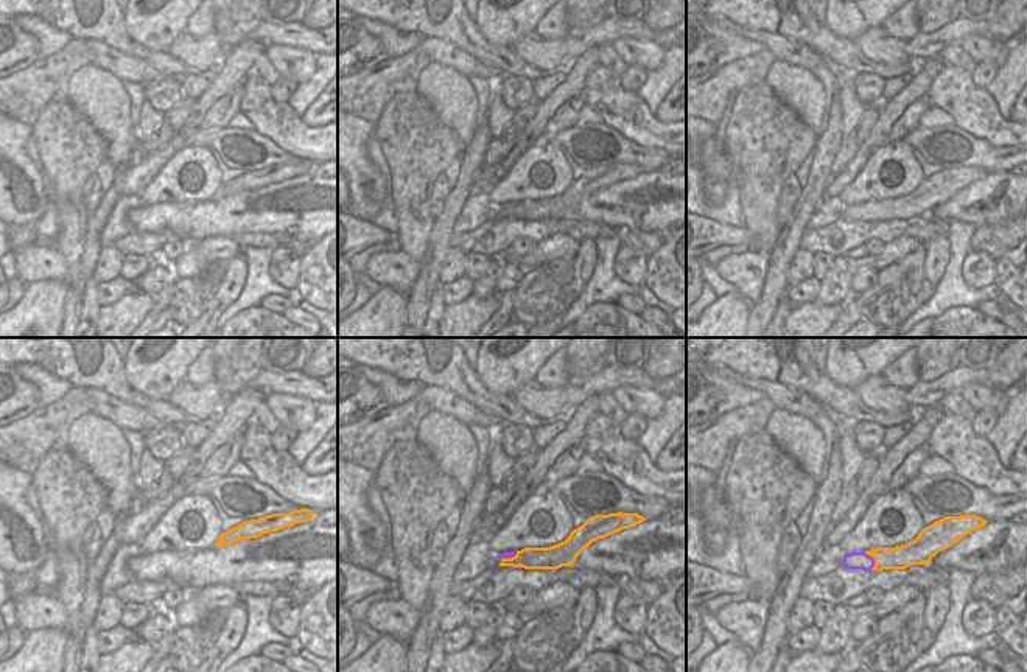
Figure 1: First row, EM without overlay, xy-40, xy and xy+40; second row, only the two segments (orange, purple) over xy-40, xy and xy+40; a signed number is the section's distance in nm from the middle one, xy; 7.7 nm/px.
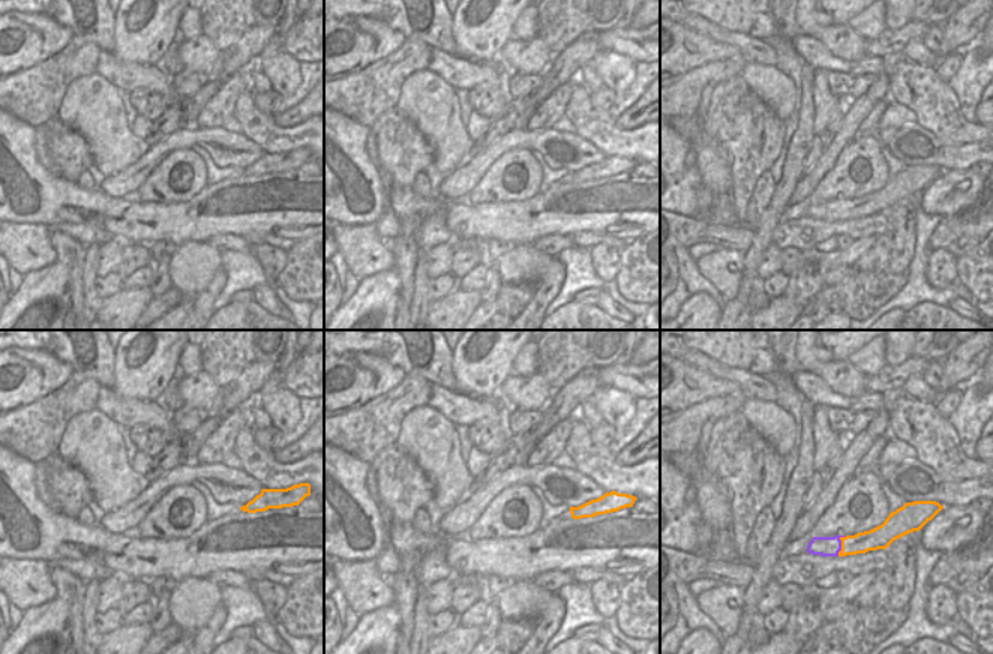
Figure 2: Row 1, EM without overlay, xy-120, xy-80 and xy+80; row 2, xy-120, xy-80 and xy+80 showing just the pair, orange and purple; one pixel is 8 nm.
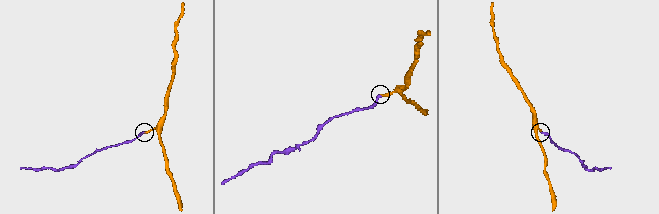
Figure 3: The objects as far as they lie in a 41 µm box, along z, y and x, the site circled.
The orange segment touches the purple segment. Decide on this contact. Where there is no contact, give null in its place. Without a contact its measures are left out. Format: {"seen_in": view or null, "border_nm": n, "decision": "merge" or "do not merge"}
{"seen_in": "xy+40", "border_nm": 160, "decision": "merge"}

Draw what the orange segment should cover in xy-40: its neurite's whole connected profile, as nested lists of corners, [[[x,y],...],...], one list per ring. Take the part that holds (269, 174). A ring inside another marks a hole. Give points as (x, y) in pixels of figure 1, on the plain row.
[[[300,160],[289,165],[265,166],[258,171],[243,173],[241,176],[221,185],[215,198],[229,198],[240,191],[258,190],[269,184],[277,184],[285,179],[293,179],[299,174],[311,173],[316,162]]]

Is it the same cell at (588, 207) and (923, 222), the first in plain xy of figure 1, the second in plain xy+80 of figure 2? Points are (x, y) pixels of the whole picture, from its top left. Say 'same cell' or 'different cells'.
different cells

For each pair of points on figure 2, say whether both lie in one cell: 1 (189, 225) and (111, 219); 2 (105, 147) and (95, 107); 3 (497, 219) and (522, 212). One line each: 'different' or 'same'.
1: same
2: same
3: same

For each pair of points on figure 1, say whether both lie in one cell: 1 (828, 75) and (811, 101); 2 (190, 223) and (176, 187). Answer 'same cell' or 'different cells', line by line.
1: different cells
2: different cells

